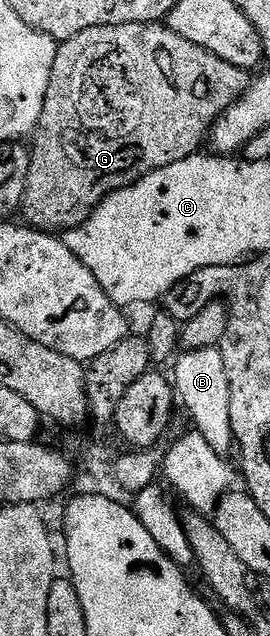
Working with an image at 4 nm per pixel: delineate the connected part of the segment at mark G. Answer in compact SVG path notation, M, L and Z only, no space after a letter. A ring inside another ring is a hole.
M162 22L93 28L92 30L84 30L76 38L61 41L58 45L56 62L52 66L52 78L48 82L48 94L44 94L44 110L40 114L38 131L32 137L30 169L28 170L28 182L26 183L26 193L22 199L20 216L26 219L23 221L29 227L36 228L40 232L65 234L74 228L79 228L94 213L95 208L101 204L102 200L114 192L118 192L122 188L131 188L133 184L144 179L150 172L167 168L172 166L174 162L180 162L184 158L195 155L201 149L198 147L202 143L204 145L207 143L210 133L214 130L214 125L251 87L252 76L247 69L232 66L208 50L188 42L188 38L180 38L180 34L176 34Z

